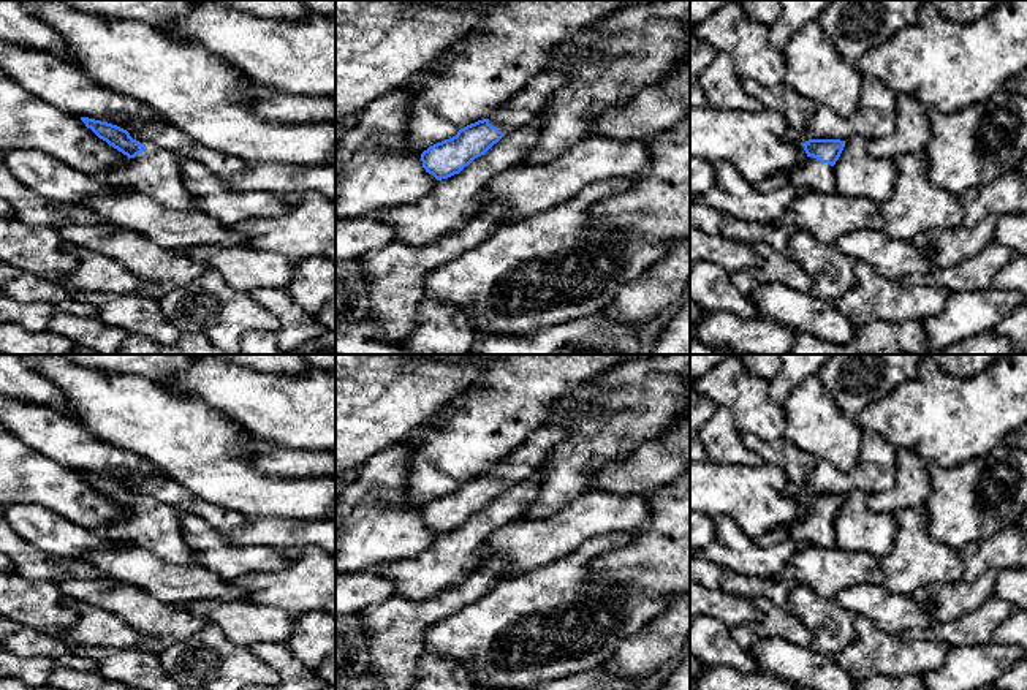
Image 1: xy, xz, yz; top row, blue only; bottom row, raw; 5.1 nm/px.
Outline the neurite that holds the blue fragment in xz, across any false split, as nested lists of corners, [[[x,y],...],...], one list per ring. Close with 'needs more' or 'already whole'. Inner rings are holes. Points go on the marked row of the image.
[[[548,68],[527,84],[489,119],[470,123],[456,136],[430,146],[421,154],[423,168],[437,180],[459,174],[475,158],[484,155],[505,135],[527,127],[538,117],[548,97],[568,78],[565,70]]] | needs more

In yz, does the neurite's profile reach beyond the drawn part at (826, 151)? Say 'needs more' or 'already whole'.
needs more

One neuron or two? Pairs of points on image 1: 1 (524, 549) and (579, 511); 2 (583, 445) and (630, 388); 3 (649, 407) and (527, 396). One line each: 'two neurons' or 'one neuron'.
1: one neuron
2: one neuron
3: two neurons

